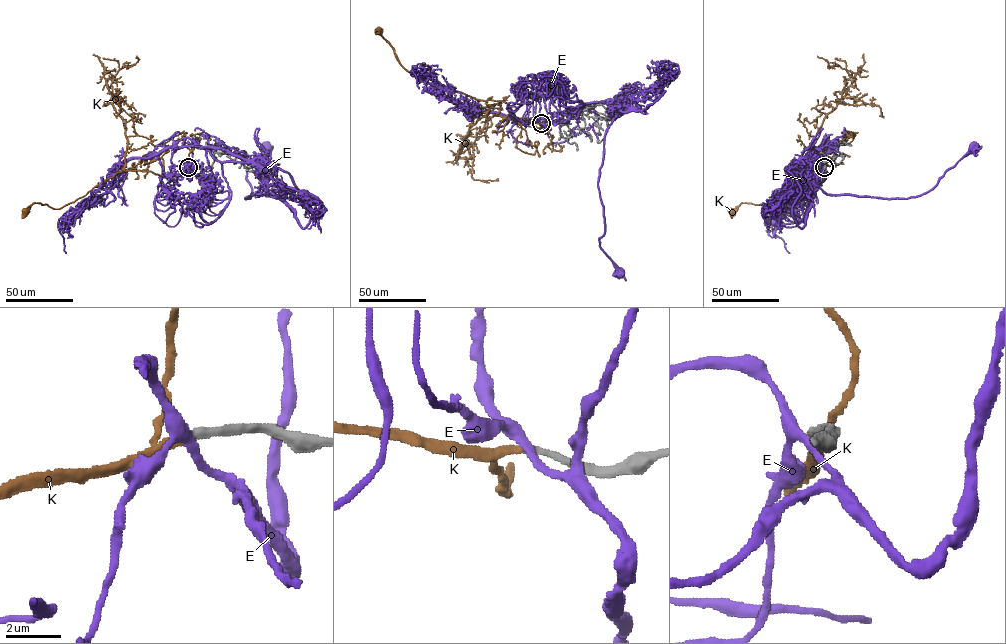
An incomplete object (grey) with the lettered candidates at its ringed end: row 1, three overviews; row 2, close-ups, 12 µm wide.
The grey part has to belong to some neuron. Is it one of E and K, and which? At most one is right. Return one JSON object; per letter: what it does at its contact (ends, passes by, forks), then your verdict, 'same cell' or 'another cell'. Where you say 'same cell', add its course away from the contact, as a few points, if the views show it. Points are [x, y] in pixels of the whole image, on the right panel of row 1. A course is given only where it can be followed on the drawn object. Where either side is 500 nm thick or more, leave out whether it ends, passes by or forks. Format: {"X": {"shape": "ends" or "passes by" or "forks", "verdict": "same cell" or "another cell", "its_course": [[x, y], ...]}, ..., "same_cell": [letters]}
{"E": {"shape": "forks", "verdict": "another cell"}, "K": {"shape": "ends", "verdict": "same cell", "its_course": [[824, 167], [820, 175], [806, 174], [800, 168], [774, 208], [742, 203], [732, 211]]}, "same_cell": ["K"]}

